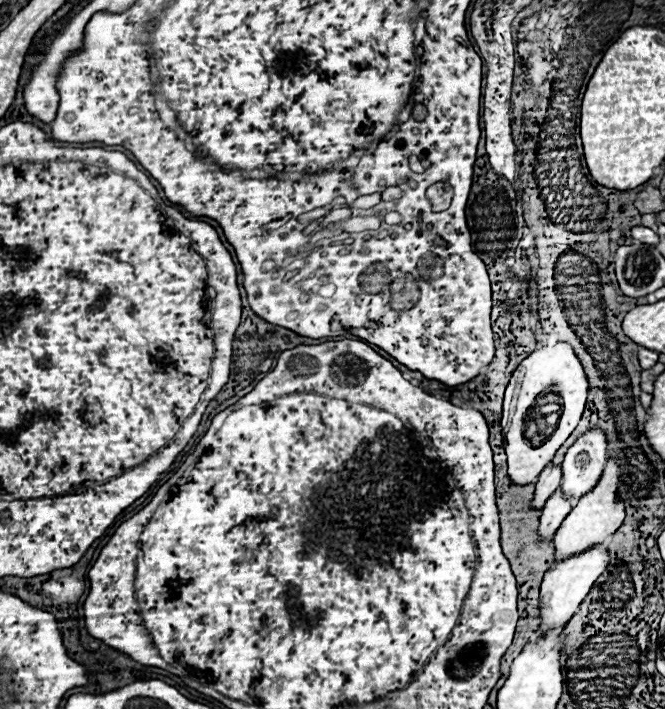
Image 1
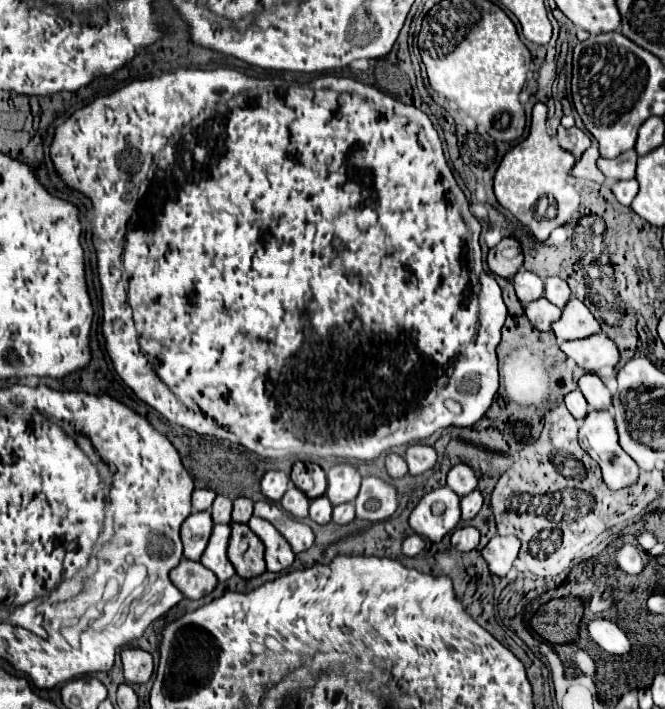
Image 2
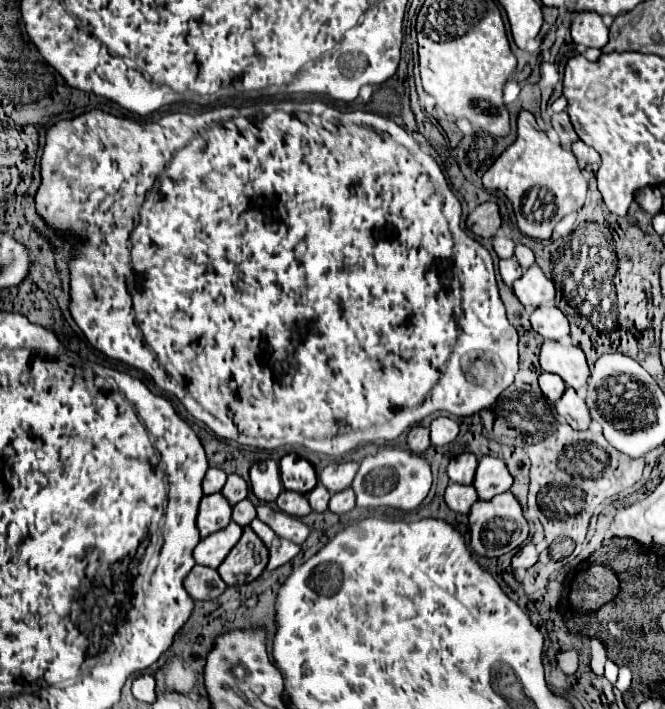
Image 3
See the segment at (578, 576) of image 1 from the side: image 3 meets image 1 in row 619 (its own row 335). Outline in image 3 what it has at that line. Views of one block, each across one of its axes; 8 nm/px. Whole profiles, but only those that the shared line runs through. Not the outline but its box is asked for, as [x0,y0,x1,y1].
[530,304,570,342]

